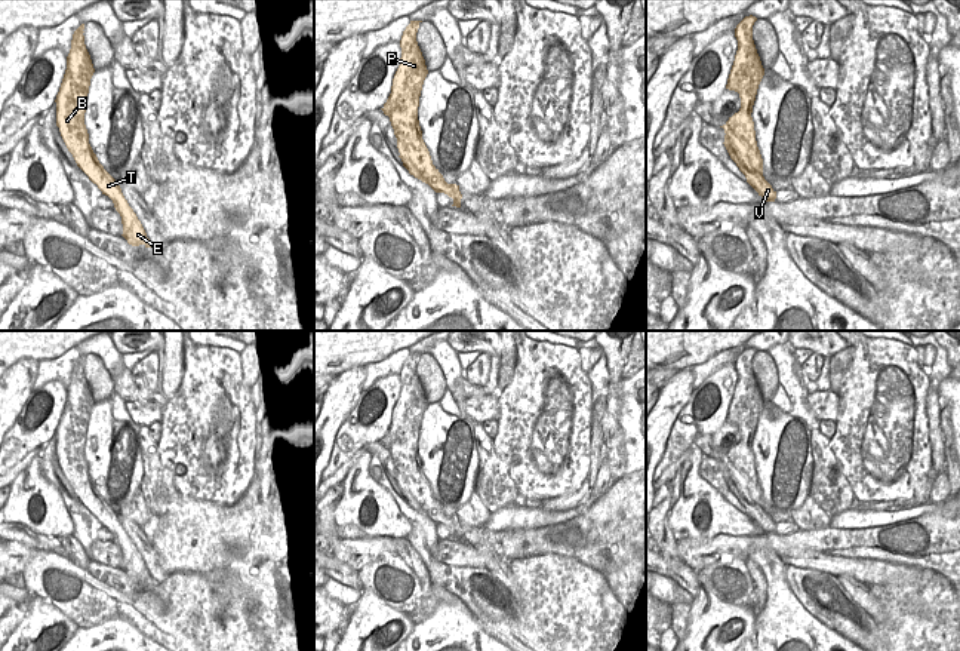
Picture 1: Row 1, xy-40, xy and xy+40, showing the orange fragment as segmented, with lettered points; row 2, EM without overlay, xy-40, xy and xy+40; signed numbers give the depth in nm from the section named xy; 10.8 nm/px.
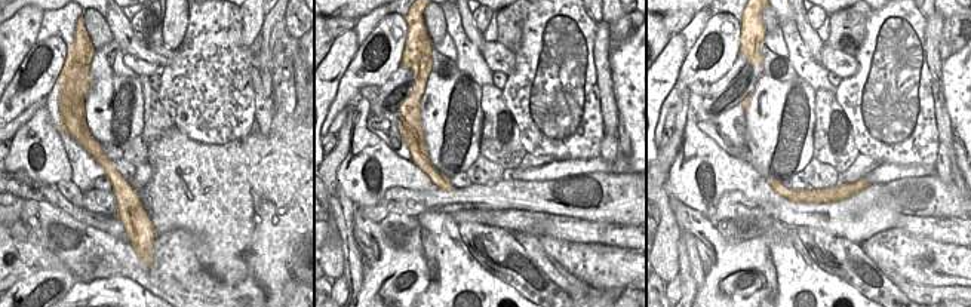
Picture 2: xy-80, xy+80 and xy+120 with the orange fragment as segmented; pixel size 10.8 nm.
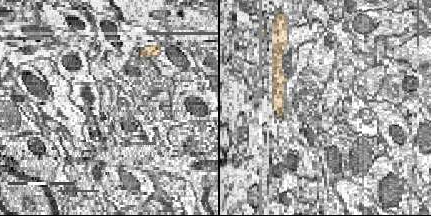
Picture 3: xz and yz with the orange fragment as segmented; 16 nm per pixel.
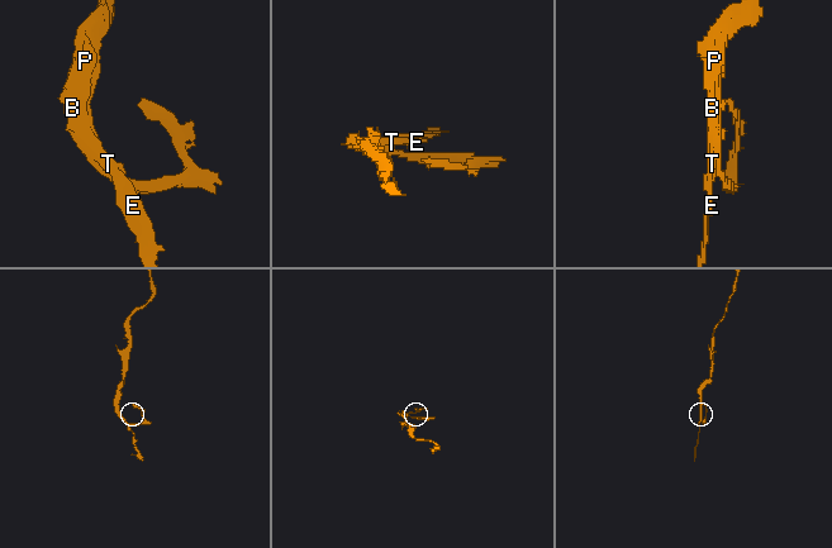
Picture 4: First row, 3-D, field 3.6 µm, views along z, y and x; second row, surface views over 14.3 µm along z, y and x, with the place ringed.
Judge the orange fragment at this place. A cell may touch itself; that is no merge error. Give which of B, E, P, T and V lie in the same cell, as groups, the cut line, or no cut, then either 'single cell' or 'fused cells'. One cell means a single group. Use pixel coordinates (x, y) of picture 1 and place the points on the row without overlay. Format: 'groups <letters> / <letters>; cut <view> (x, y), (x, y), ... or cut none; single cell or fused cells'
groups B E P T / V; cut xy+40 (726, 464), (731, 476), (762, 507); fused cells

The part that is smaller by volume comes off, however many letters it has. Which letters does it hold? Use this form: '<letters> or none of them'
V

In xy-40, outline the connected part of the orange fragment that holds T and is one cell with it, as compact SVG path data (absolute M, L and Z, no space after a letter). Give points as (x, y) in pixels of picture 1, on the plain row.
M81 356L73 366L71 381L67 389L67 402L56 427L56 458L73 486L77 498L108 528L121 549L123 569L132 578L151 580L150 571L133 541L124 531L119 515L104 501L89 476L84 445L90 411L95 405L90 387L84 377Z

